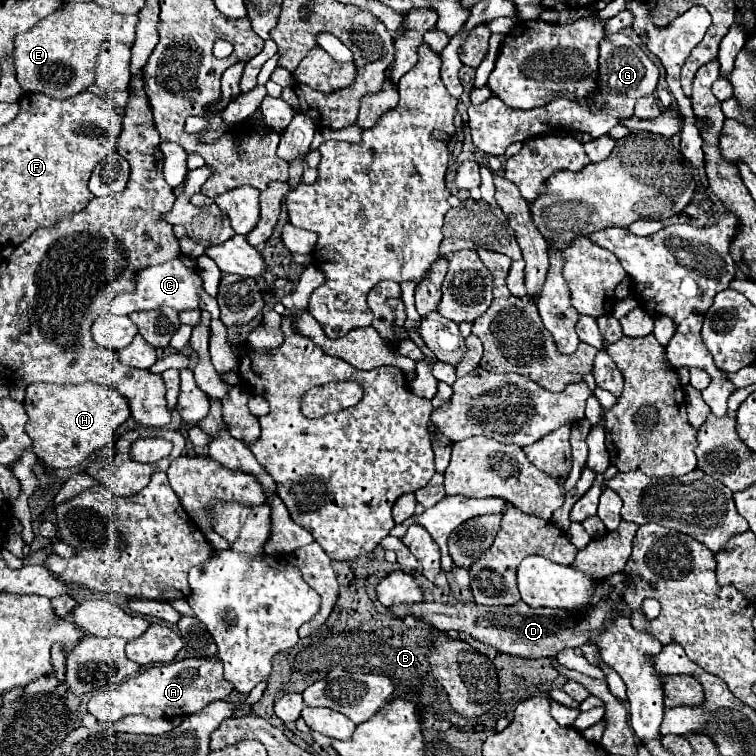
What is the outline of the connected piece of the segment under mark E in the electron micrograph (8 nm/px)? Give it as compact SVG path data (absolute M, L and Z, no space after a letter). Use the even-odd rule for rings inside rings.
M63 2L63 6L39 20L29 32L13 42L13 62L21 88L65 100L87 90L95 82L95 62L101 42L115 38L127 46L135 42L137 16L115 14L97 2Z

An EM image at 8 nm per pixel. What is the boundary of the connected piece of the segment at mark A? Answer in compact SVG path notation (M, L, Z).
M189 658L165 666L153 666L129 678L125 684L109 690L99 690L89 700L89 712L101 722L117 722L127 714L145 714L149 718L165 718L167 714L193 714L209 702L223 700L233 686L223 678L219 658Z

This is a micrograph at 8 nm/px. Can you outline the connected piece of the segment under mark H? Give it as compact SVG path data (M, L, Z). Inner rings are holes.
M31 384L23 400L29 416L27 434L33 440L33 452L55 470L83 464L95 450L101 450L115 436L115 430L129 418L129 402L111 386L99 384Z

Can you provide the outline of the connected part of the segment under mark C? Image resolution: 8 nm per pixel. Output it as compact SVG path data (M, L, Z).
M171 260L159 266L149 266L145 270L139 270L139 274L135 276L135 284L137 290L133 294L119 294L113 304L111 304L111 312L117 316L129 316L133 312L141 312L141 310L155 310L161 306L169 306L175 308L177 312L185 310L185 308L199 308L199 296L197 290L201 288L201 278L197 274L197 270L189 270L181 264L181 260Z

